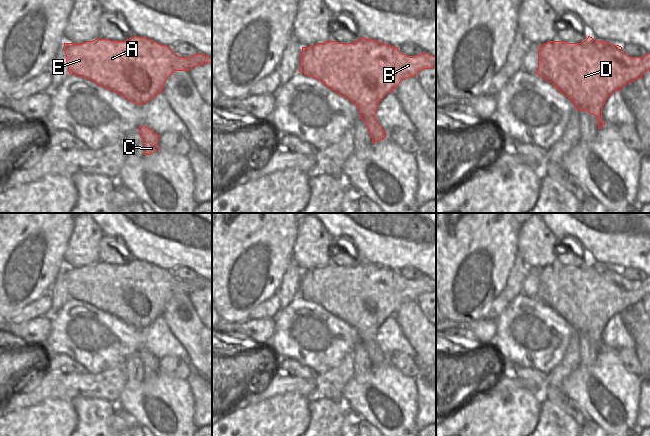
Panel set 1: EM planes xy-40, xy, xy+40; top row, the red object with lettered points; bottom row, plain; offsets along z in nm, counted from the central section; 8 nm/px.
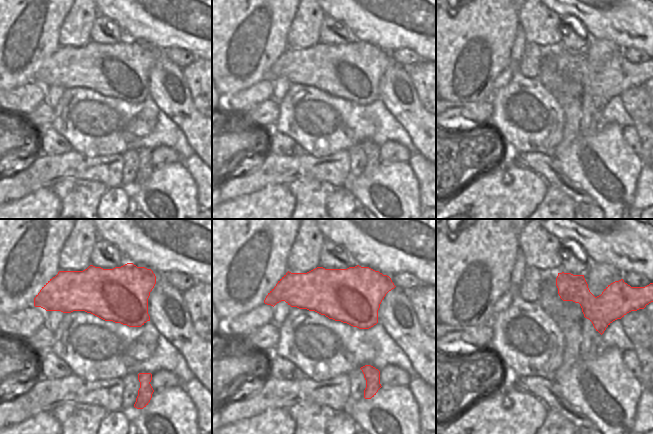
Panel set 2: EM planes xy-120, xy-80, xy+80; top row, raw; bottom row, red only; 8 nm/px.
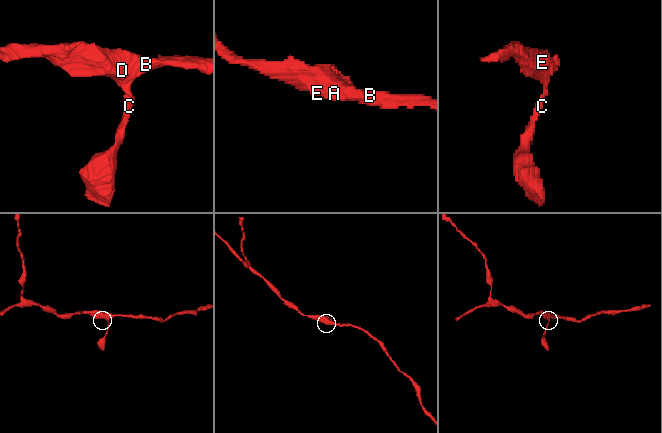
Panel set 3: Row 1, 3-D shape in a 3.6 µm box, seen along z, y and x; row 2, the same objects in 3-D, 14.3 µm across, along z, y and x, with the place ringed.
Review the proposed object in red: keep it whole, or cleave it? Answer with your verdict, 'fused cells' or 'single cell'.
single cell

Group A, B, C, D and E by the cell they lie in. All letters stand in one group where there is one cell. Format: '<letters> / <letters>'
A B C D E

